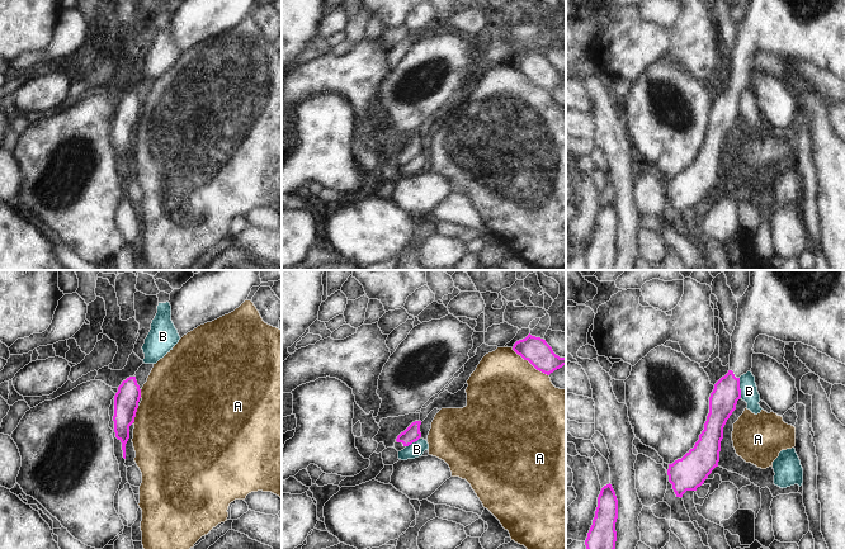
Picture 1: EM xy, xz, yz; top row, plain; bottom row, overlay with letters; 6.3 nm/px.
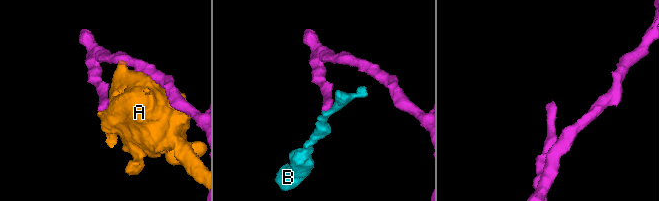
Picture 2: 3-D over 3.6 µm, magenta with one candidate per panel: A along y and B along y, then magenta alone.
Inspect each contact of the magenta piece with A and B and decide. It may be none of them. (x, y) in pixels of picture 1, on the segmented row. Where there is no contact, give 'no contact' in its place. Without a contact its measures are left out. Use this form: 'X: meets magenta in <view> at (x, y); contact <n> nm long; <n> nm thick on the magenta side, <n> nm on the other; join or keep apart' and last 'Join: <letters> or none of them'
A: meets magenta in xz at (530, 363); contact 300 nm long; 170 nm thick on the magenta side, 480 nm on the other; keep apart
B: meets magenta in yz at (739, 388); contact 130 nm long; 180 nm thick on the magenta side, 110 nm on the other; keep apart
Join: none of them

